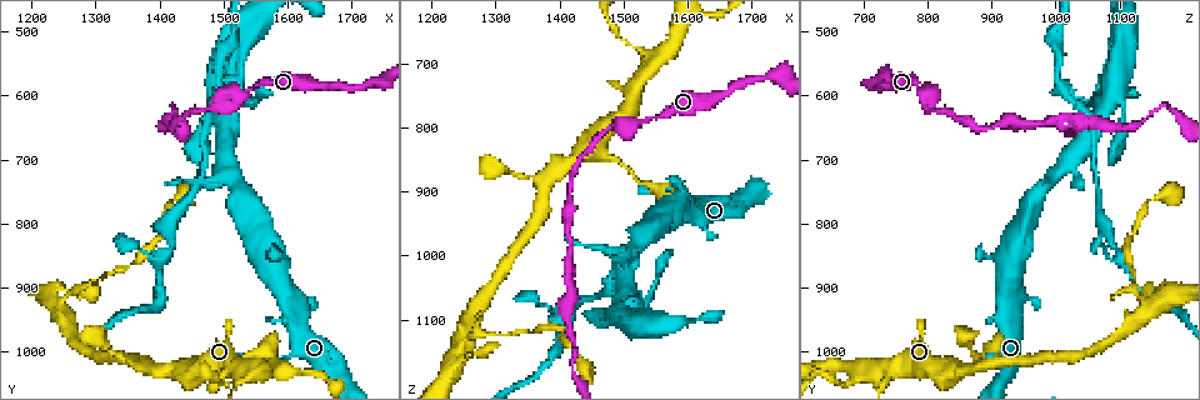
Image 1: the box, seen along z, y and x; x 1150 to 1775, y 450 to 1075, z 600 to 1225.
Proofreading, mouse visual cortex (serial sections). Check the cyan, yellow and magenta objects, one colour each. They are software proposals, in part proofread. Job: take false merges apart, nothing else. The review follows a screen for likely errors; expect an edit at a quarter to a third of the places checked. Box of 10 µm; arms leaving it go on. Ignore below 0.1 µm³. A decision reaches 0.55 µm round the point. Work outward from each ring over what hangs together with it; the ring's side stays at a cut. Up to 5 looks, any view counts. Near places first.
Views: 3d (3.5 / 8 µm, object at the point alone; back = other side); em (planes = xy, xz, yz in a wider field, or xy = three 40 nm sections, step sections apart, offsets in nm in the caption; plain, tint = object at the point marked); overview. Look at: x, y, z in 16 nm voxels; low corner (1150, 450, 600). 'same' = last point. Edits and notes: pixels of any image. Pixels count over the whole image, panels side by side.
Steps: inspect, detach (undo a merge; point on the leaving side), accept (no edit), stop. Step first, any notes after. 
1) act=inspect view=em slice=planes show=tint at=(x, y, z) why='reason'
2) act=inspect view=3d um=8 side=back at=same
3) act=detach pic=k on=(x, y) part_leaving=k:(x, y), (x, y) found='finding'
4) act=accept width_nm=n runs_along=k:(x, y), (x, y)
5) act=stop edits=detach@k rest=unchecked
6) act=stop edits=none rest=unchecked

act=inspect view=3d um=3.5 at=(1495, 640, 1065) why='looks like a crossing'

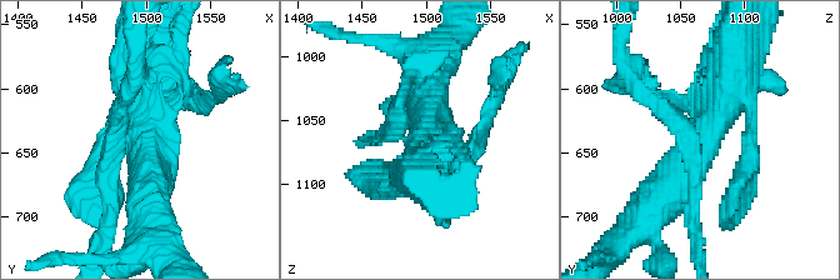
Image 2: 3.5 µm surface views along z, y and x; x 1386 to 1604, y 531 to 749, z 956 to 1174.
act=inspect view=em slice=xy step=3 show=tint at=(1496, 642, 1070)

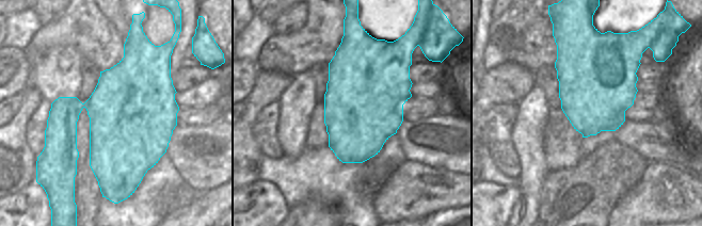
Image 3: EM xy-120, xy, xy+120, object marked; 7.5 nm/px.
act=inspect view=em slice=xy step=1 show=tint at=same

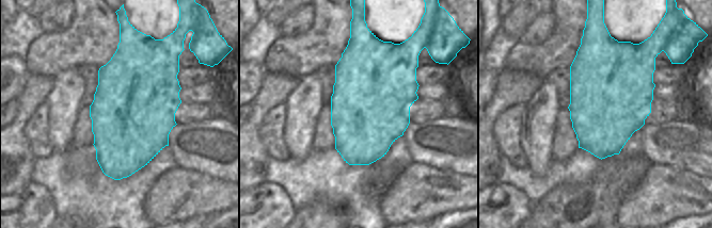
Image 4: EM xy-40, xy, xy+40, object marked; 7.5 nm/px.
act=accept runs_along=2:(653, 209), (695, 155), (746, 68) found='one cell here'

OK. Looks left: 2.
act=inspect view=3d um=3.5 at=(1535, 590, 785) why='narrows sharply'

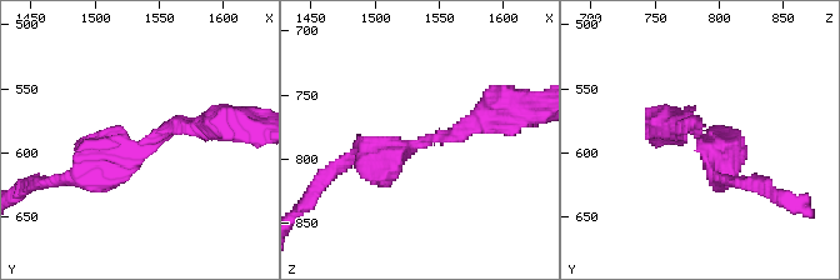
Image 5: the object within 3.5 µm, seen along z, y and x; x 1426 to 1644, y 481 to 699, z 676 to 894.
act=inspect view=em slice=xy step=1 show=tint at=(1538, 590, 786)

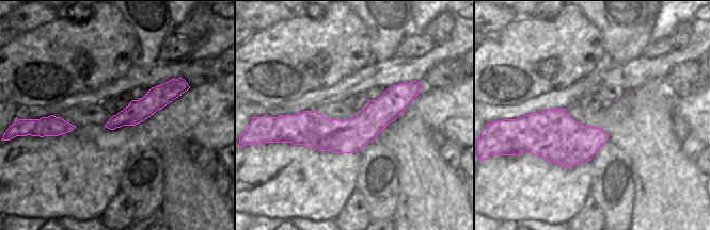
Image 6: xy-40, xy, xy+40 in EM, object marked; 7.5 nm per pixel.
act=accept runs_along=5:(213, 124), (155, 131), (109, 181), (79, 181) found='all the same cell'

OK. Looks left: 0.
act=stop edits=none rest=unchecked

